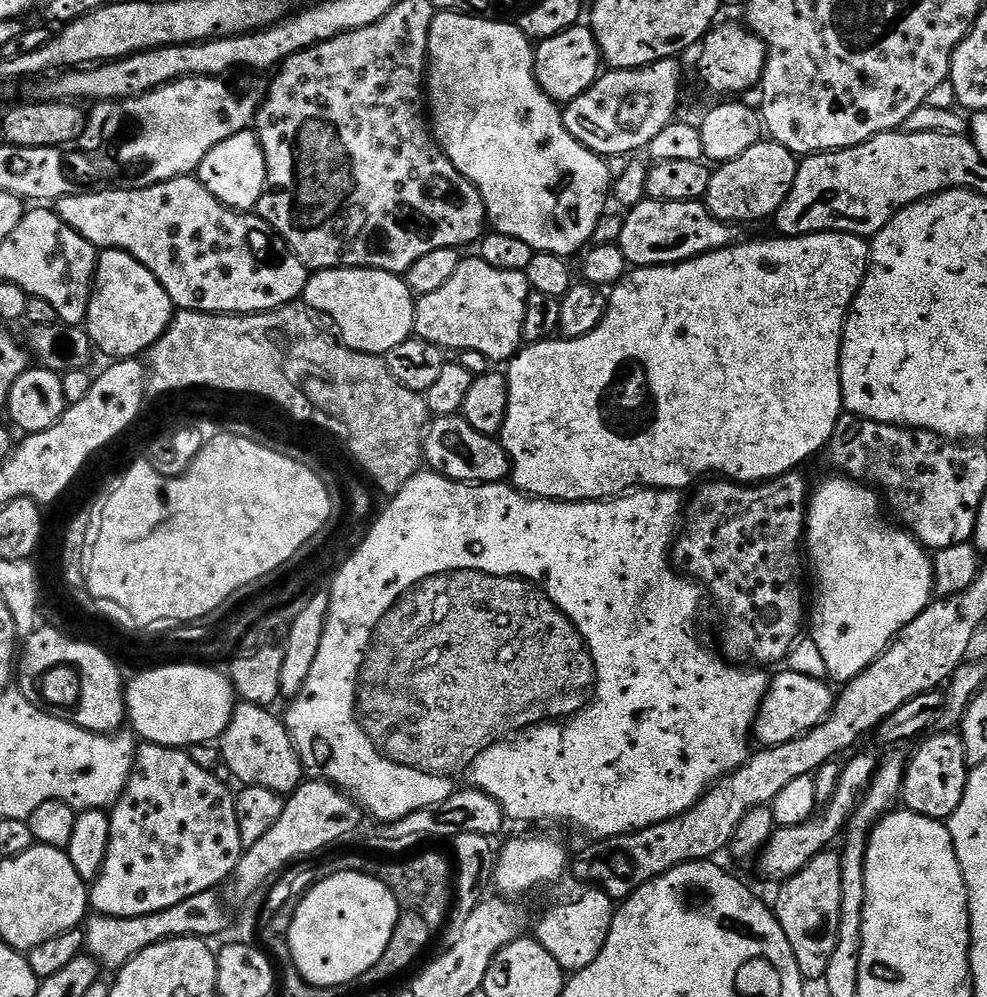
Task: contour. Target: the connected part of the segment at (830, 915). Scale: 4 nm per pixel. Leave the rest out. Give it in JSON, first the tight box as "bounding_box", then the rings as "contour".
{"bounding_box":[774,850,842,980],"contour":[[[836,850],[819,852],[798,874],[788,877],[776,892],[774,911],[776,920],[794,950],[794,962],[805,980],[822,978],[826,966],[838,950],[840,941],[840,911],[842,910],[842,866],[841,853]]]}

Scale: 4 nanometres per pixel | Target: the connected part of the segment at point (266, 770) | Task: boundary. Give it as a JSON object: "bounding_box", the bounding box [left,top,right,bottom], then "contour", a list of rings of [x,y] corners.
{"bounding_box":[218,703,305,794],"contour":[[[237,703],[232,709],[232,720],[218,741],[219,759],[241,785],[266,786],[281,794],[291,794],[305,779],[304,764],[296,753],[292,735],[279,715],[258,704]]]}

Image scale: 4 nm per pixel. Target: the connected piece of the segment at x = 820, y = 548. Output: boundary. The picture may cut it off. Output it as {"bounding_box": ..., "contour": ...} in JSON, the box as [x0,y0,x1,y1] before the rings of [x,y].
{"bounding_box":[802,474,934,686],"contour":[[[832,474],[829,480],[822,481],[817,488],[815,485],[808,497],[808,515],[804,525],[802,544],[806,549],[807,563],[808,560],[812,563],[812,580],[816,583],[816,593],[813,596],[811,593],[810,596],[810,628],[812,624],[810,639],[814,642],[814,646],[818,646],[822,659],[826,661],[827,679],[840,686],[858,678],[858,674],[862,674],[862,670],[870,667],[891,646],[898,633],[906,626],[910,626],[910,622],[914,622],[914,618],[918,618],[918,614],[922,614],[922,610],[926,610],[926,606],[934,600],[934,560],[929,549],[913,538],[911,532],[897,526],[891,519],[884,520],[883,511],[885,512],[885,509],[882,507],[881,497],[869,485],[849,480],[843,474]]]}

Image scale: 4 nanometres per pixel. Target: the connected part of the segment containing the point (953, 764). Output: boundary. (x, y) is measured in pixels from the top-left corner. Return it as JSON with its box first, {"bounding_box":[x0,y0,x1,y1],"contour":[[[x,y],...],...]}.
{"bounding_box":[902,731,970,822],"contour":[[[944,731],[948,732],[940,732],[937,736],[929,735],[915,745],[916,753],[910,756],[904,769],[902,801],[904,800],[903,807],[909,812],[947,822],[954,810],[958,810],[958,802],[962,802],[970,765],[966,762],[964,741],[955,731]]]}

